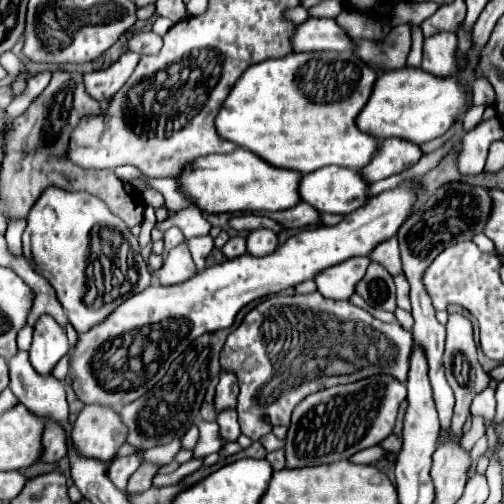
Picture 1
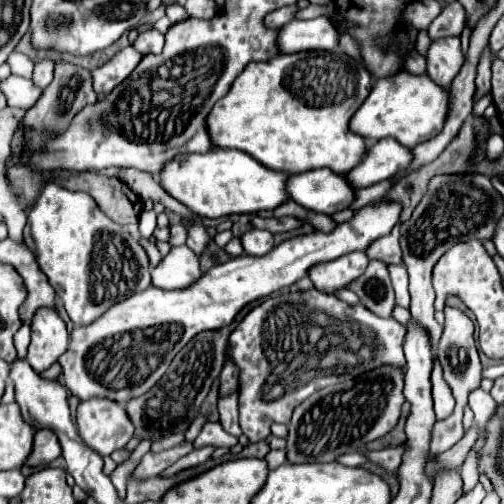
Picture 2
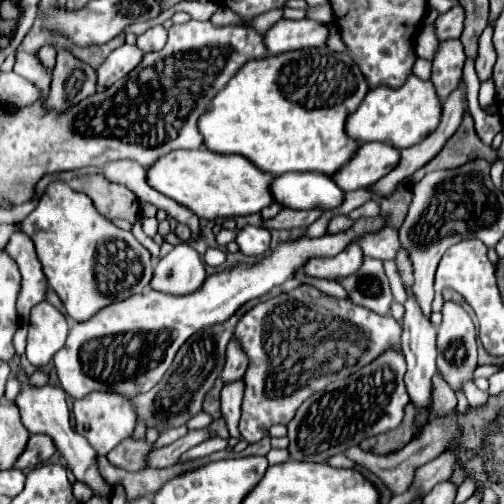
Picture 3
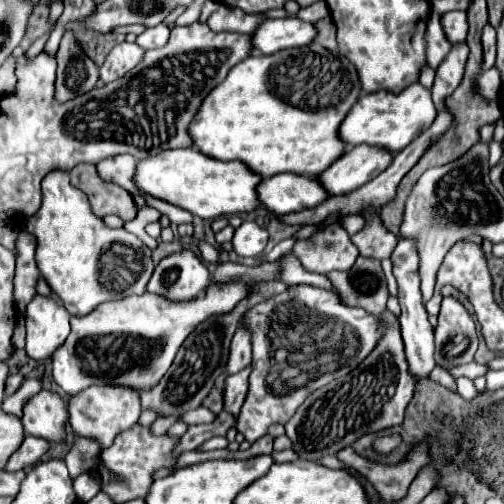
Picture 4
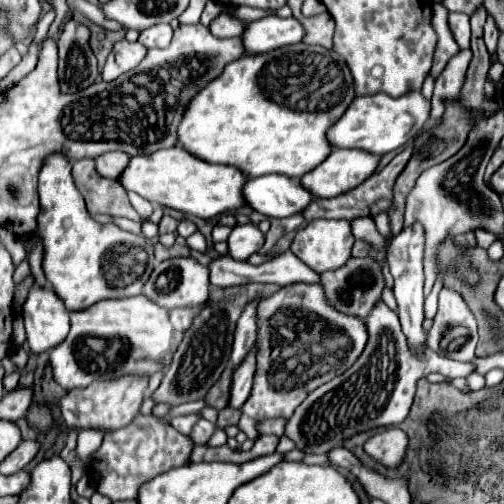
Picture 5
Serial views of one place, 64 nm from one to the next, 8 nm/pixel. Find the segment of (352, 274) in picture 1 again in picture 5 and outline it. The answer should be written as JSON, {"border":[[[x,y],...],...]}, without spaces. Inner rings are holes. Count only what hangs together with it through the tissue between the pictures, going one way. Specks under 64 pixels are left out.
{"border":[[[312,220],[296,232],[290,250],[314,272],[324,272],[344,266],[352,244],[350,220]]]}

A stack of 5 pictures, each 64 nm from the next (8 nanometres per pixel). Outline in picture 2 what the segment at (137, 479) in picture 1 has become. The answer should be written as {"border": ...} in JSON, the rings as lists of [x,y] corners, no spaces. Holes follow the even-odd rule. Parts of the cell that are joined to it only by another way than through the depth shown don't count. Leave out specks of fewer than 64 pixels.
{"border":[[[184,440],[184,442],[178,444],[176,448],[164,450],[164,452],[160,452],[160,454],[156,454],[156,452],[150,450],[148,454],[142,456],[140,464],[138,464],[136,470],[134,470],[134,476],[136,476],[136,478],[152,478],[152,476],[158,476],[158,474],[164,472],[168,466],[172,466],[178,458],[182,458],[184,454],[188,454],[192,448],[194,448],[194,444],[188,442],[188,440]]]}

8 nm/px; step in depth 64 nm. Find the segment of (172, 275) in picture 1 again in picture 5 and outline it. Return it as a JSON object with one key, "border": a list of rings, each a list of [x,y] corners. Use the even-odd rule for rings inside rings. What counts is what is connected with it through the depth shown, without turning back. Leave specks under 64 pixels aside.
{"border":[[[193,256],[176,257],[172,260],[164,260],[158,264],[150,276],[150,280],[144,284],[142,294],[152,300],[154,304],[160,304],[160,308],[190,308],[204,304],[210,294],[210,282],[208,282],[208,268],[202,266]]]}

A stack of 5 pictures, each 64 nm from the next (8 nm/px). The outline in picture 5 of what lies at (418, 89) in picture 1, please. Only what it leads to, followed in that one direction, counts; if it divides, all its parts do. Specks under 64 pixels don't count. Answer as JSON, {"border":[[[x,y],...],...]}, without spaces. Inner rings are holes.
{"border":[[[408,92],[400,98],[392,98],[388,94],[374,96],[358,96],[352,100],[348,110],[332,128],[328,128],[328,144],[334,148],[360,148],[364,152],[372,152],[382,156],[404,146],[416,132],[422,130],[424,122],[430,116],[430,102],[420,92]]]}

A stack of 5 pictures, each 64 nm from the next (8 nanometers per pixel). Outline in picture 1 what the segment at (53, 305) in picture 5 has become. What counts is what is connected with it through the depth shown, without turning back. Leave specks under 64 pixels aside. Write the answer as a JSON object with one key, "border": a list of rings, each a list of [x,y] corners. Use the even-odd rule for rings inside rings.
{"border":[[[48,314],[40,316],[34,326],[34,338],[30,346],[30,362],[38,374],[50,374],[56,362],[68,352],[68,338],[64,328]]]}

